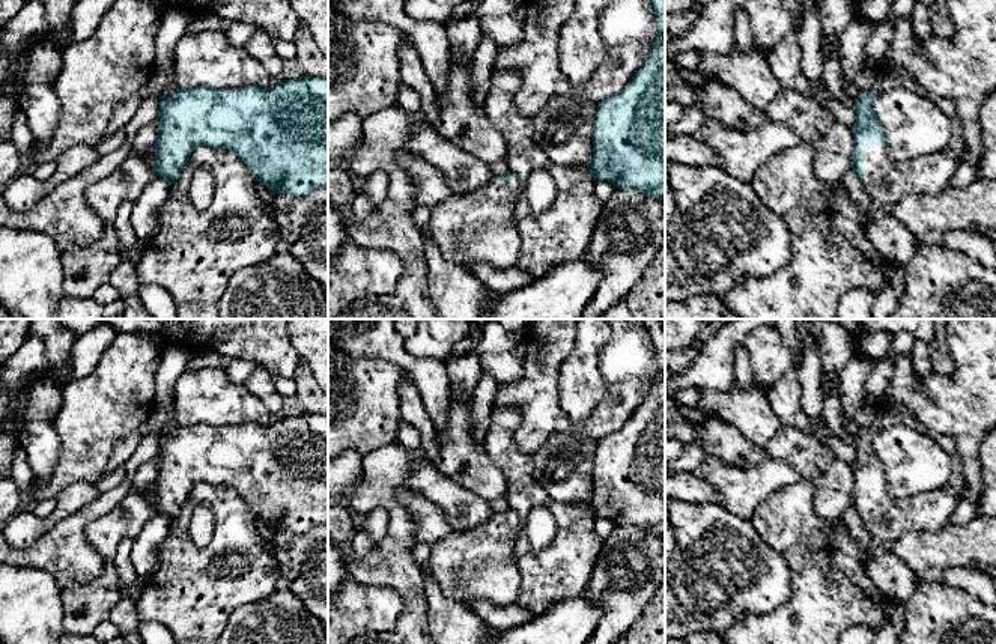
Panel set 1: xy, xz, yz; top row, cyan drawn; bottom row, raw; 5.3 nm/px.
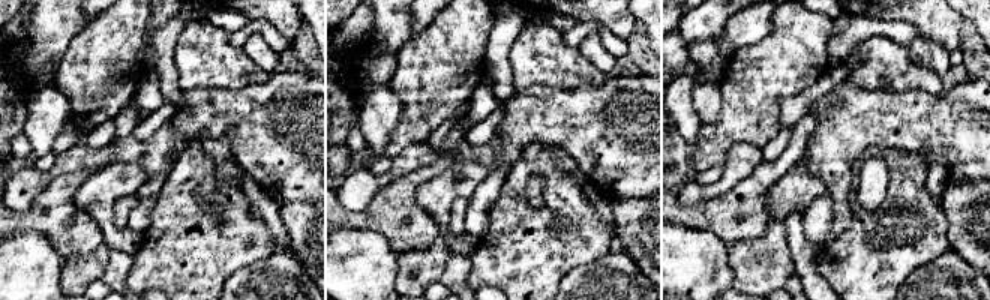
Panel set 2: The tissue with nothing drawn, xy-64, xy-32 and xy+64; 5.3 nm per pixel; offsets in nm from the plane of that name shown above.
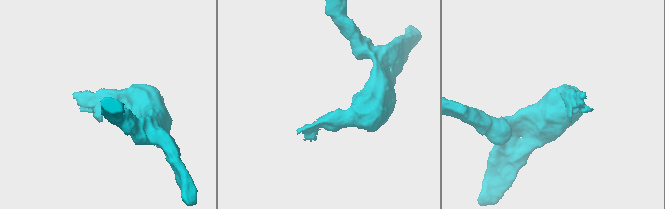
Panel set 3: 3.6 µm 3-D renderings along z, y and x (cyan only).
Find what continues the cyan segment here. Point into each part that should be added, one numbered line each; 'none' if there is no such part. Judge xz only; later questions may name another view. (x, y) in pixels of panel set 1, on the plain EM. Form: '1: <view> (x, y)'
1: xz (476, 565)

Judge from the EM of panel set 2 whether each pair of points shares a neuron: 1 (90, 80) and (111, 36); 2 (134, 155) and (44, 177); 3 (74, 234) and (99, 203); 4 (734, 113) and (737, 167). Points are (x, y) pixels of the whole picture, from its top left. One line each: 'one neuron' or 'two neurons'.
1: one neuron
2: one neuron
3: two neurons
4: two neurons

